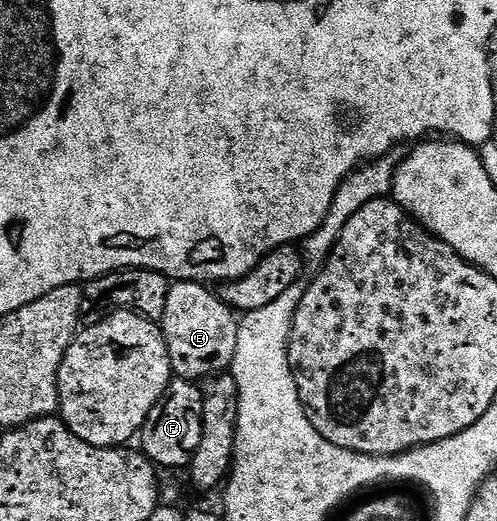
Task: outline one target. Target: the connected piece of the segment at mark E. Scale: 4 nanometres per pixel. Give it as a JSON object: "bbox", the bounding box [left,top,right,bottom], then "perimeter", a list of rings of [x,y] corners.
{"bbox":[158,282,238,381],"perimeter":[[[173,282],[166,293],[166,309],[164,316],[158,321],[158,326],[164,336],[164,344],[168,350],[172,374],[175,378],[203,381],[211,376],[227,372],[231,368],[236,348],[238,319],[232,308],[227,307],[220,300],[219,294],[205,284]]]}

